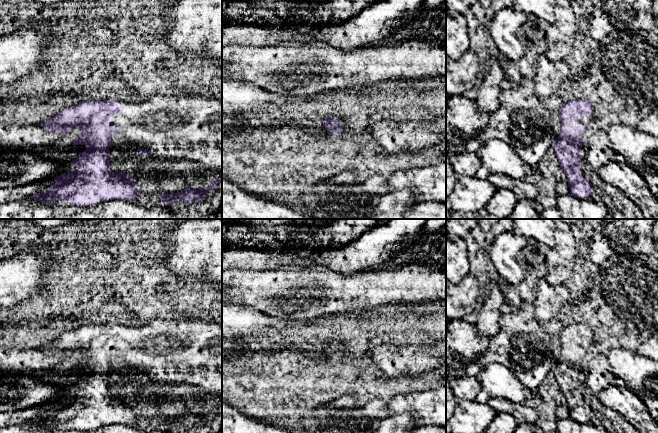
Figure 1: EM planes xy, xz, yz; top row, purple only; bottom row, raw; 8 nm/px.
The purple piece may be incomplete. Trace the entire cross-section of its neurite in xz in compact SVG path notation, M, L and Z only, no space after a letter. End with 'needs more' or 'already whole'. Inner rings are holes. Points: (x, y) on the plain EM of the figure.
M329 340L323 346L323 351L329 353L329 358L336 361L340 360L343 355L347 354L346 348L336 340Z; needs more

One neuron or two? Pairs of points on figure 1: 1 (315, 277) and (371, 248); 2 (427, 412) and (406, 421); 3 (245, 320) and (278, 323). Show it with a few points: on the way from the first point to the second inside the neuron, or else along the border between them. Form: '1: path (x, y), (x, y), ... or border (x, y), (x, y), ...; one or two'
1: border (316, 263), (324, 268), (343, 274), (353, 274); two
2: border (390, 416), (410, 414), (416, 422); two
3: path (253, 320), (270, 322); one

